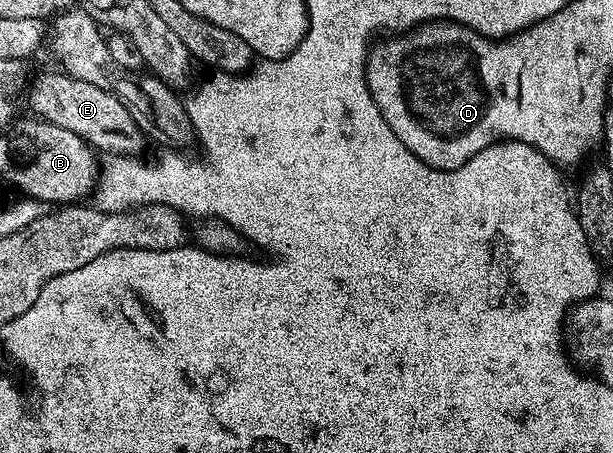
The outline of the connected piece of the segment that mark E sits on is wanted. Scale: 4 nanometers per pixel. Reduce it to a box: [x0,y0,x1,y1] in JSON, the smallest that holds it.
[27,71,141,157]

